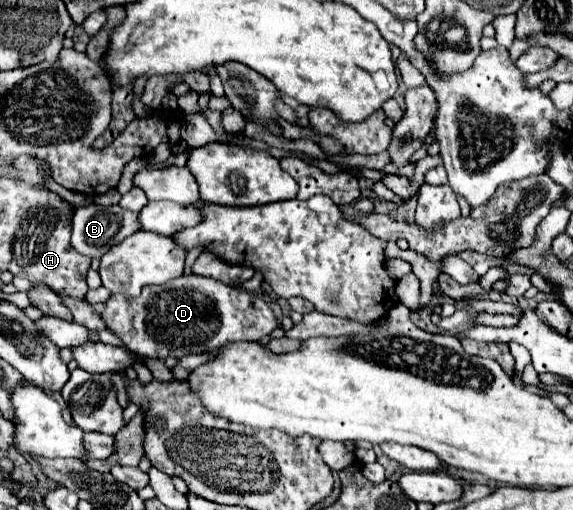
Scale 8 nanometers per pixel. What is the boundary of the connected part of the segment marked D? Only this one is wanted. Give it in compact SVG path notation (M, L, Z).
M182 275L164 285L148 285L138 297L128 297L122 293L110 295L102 317L106 325L124 341L124 345L132 353L140 357L156 357L156 359L166 359L170 355L184 357L190 353L212 353L214 349L220 349L222 345L236 339L268 337L274 329L280 327L274 311L258 295L198 275Z

